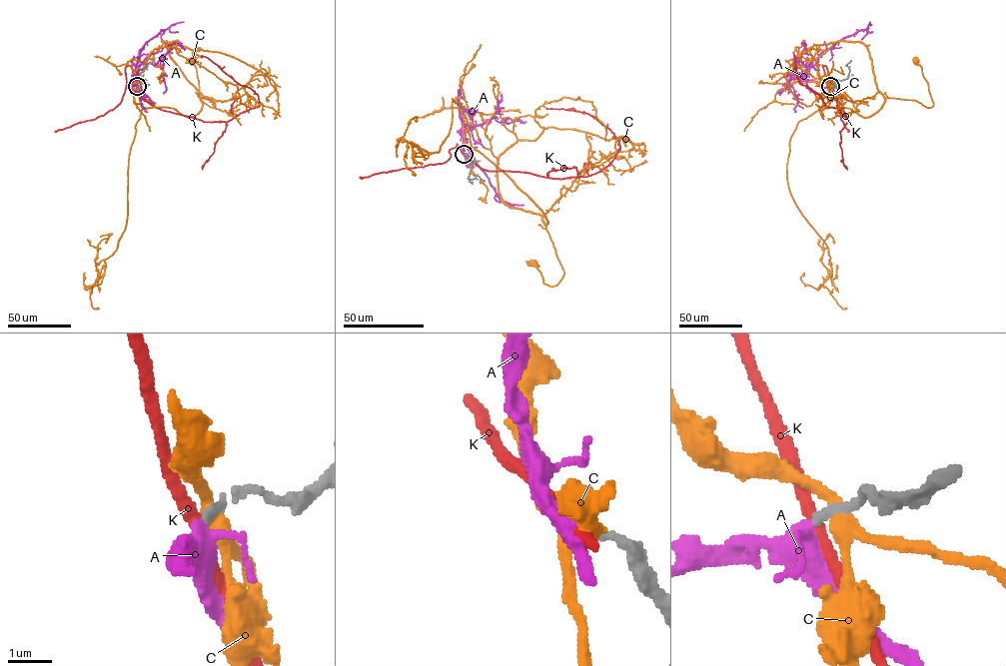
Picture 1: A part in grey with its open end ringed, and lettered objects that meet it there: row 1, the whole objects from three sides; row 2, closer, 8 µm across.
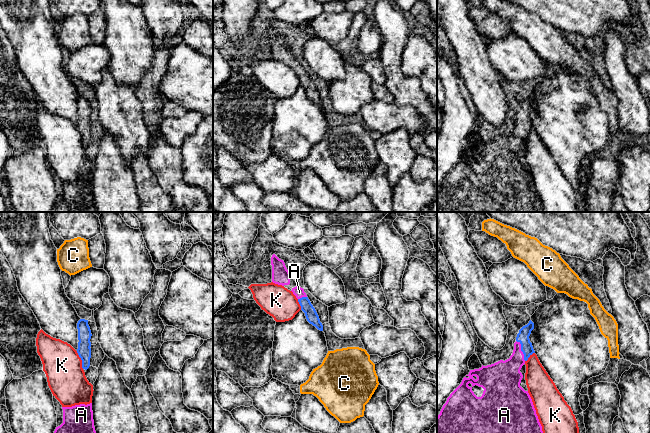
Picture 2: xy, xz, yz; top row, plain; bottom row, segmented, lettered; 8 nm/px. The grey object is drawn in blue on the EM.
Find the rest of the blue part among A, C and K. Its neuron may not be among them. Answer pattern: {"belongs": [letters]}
{"belongs": ["A"]}

